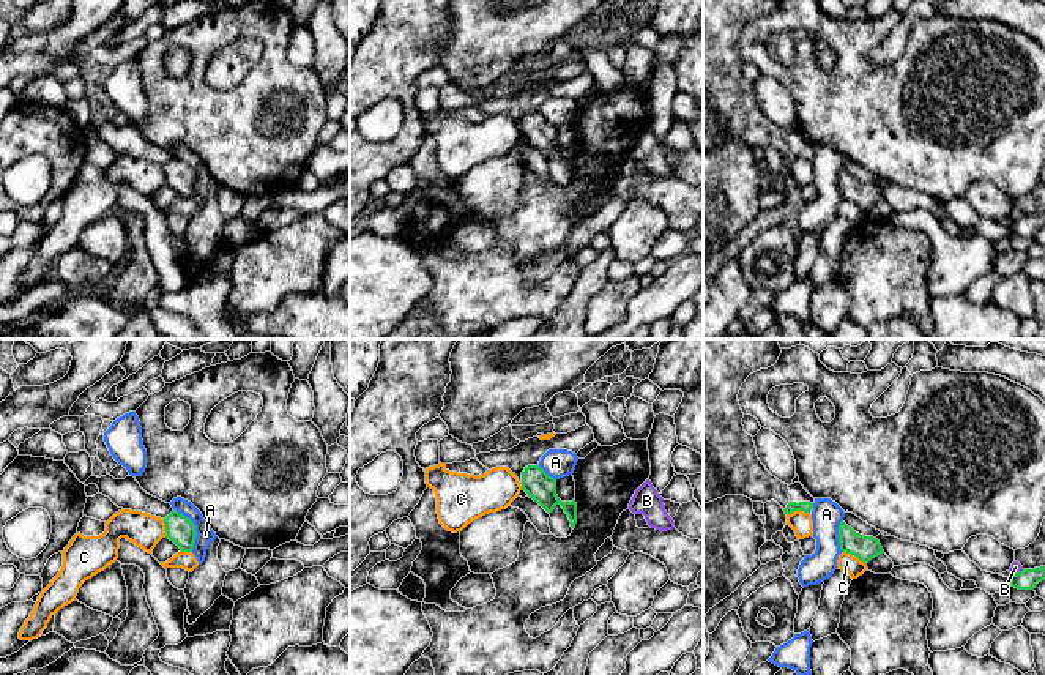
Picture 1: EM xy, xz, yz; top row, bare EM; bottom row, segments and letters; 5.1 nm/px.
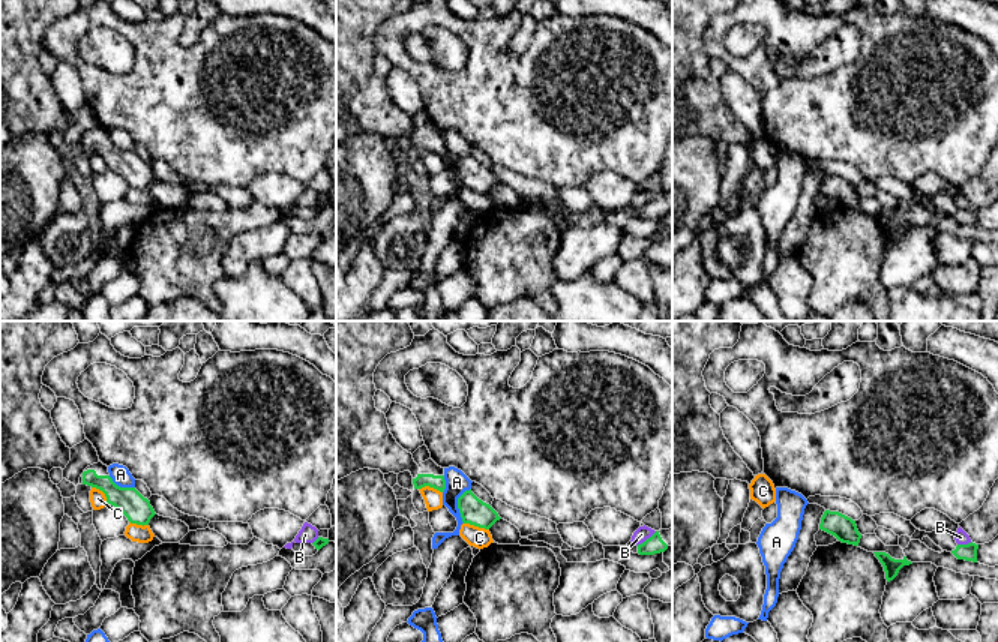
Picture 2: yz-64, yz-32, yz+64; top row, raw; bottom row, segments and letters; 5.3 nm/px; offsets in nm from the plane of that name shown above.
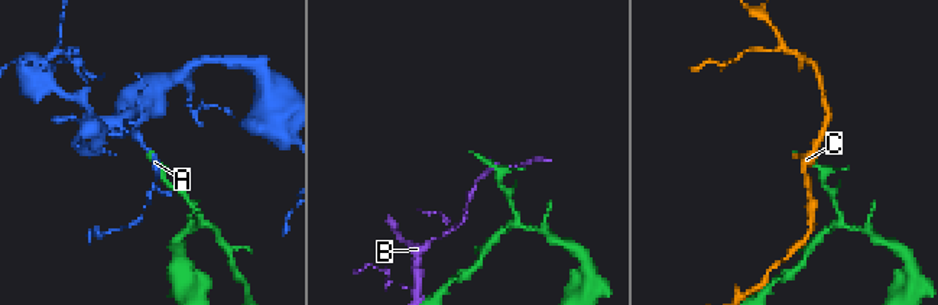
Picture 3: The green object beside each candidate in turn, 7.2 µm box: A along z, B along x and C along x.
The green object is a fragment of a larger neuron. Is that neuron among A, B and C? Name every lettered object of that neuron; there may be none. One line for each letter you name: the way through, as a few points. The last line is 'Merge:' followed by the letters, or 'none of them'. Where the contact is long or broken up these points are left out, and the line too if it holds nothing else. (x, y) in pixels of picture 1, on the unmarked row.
Merge: none of them

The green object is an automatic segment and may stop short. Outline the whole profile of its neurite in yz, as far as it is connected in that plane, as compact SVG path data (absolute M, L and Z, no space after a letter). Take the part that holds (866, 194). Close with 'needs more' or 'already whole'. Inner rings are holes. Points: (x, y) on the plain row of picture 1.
M843 167L839 172L839 189L842 199L851 200L864 210L884 200L876 185L856 180Z | already whole

